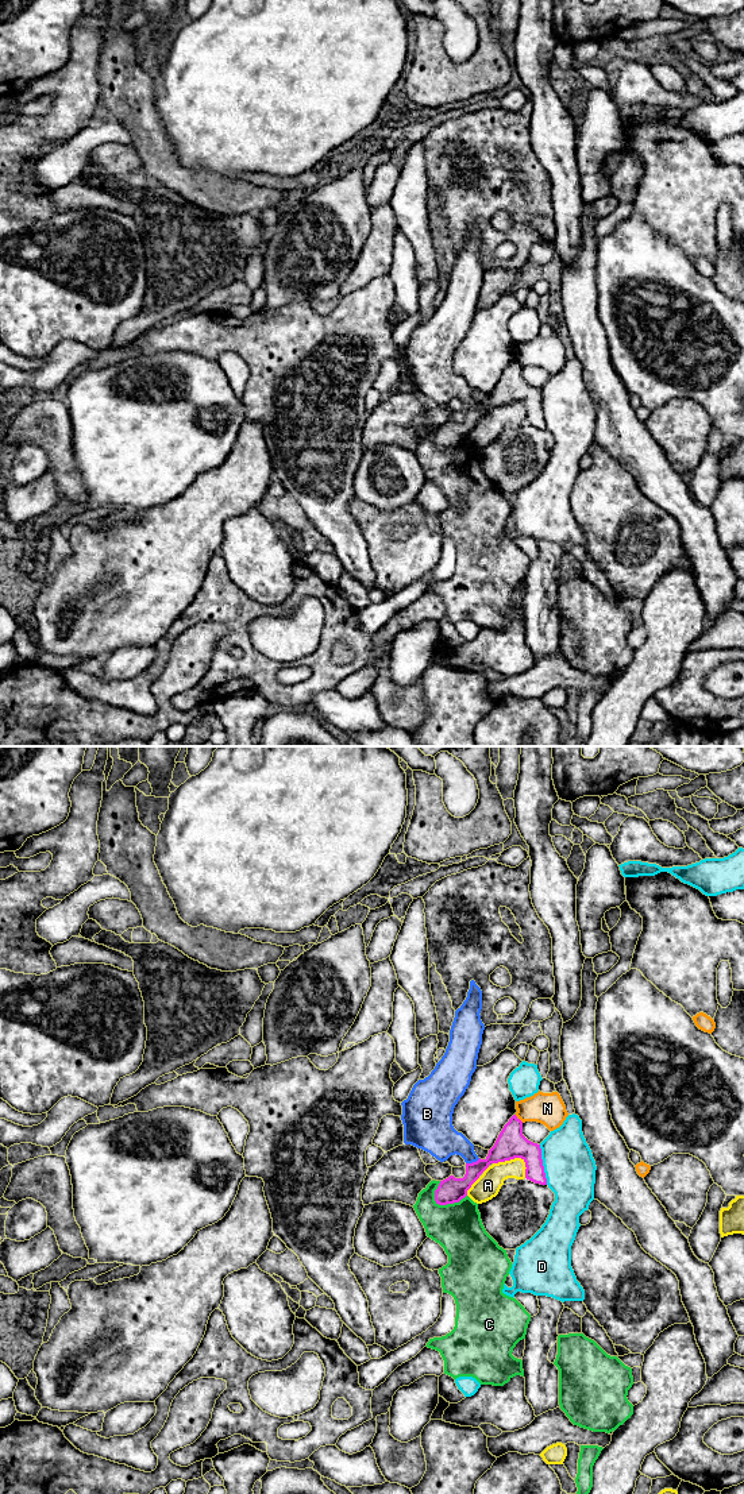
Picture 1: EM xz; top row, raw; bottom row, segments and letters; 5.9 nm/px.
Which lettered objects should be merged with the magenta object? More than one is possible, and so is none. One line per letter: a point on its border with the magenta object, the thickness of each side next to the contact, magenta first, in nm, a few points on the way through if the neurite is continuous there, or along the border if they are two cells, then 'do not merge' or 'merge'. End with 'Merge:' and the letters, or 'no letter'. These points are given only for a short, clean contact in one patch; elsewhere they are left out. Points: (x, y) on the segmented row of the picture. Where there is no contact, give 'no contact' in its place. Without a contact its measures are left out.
A: contact xz (516, 1157); calibres 180 and 150 nm; do not merge
B: contact xz (473, 1162); calibres 170 and 220 nm; border xz (480, 1158), (466, 1164); do not merge
C: contact xz (450, 1203); calibres 150 and 300 nm; do not merge
D: contact xz (542, 1165); calibres 180 and 300 nm; do not merge
N: contact xz (519, 1119); calibres 180 and 190 nm; do not merge
Merge: no letter

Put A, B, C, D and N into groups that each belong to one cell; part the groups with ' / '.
A / B / C / D / N

